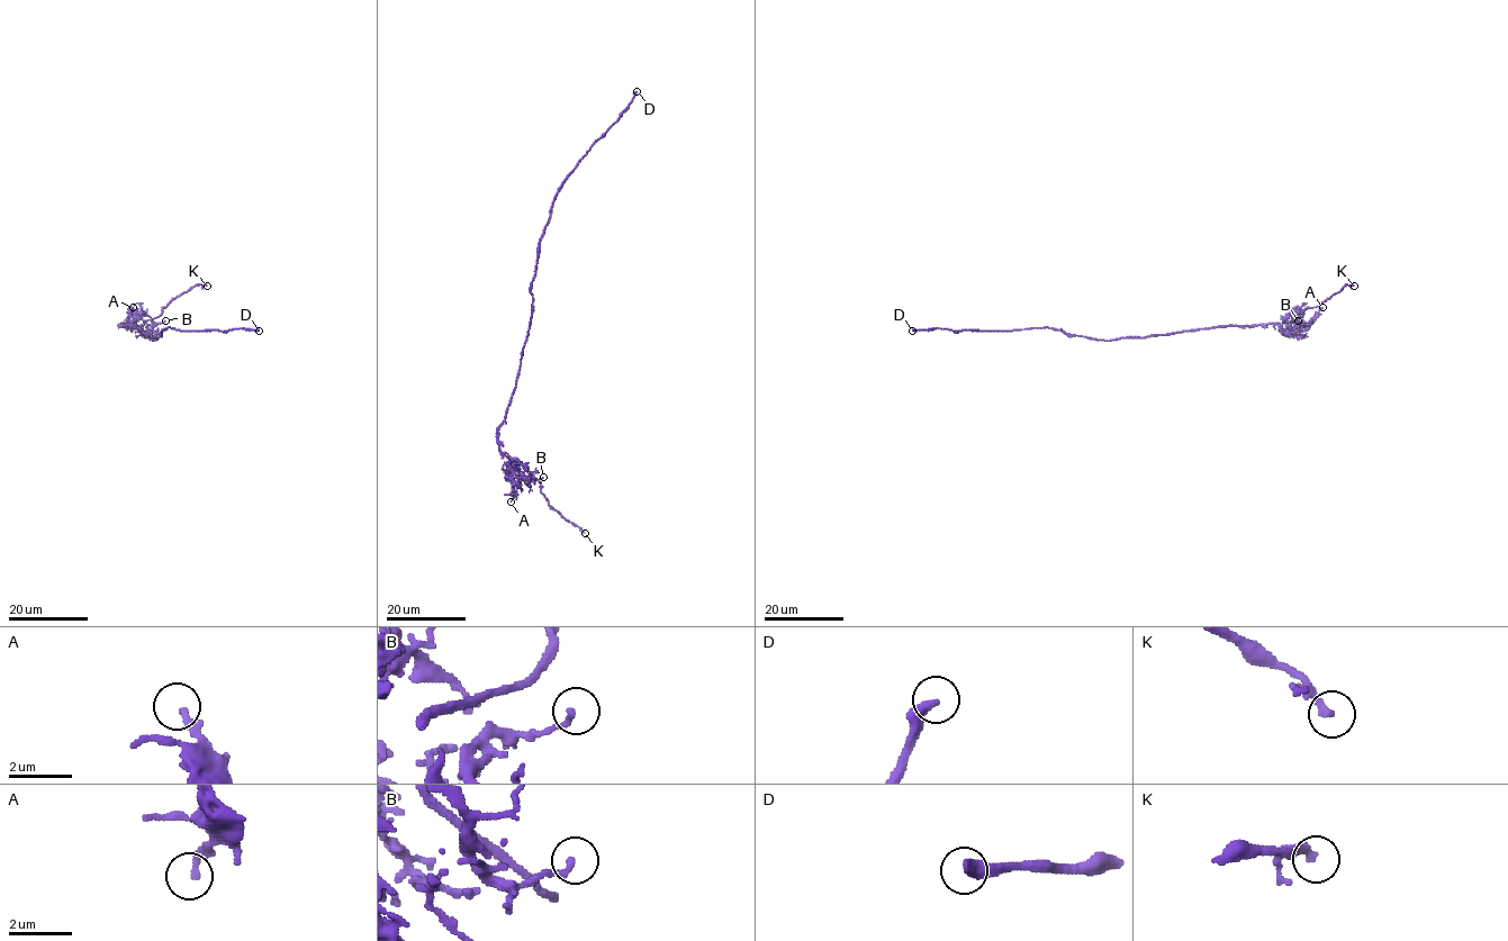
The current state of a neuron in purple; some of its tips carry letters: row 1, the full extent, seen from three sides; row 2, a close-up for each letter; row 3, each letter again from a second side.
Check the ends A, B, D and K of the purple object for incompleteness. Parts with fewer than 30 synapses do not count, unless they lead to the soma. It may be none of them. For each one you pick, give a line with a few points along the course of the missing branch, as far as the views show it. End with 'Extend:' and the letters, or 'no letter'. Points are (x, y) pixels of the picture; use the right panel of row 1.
K: course (1354, 286), (1360, 279), (1353, 273), (1335, 272)
Extend: K

